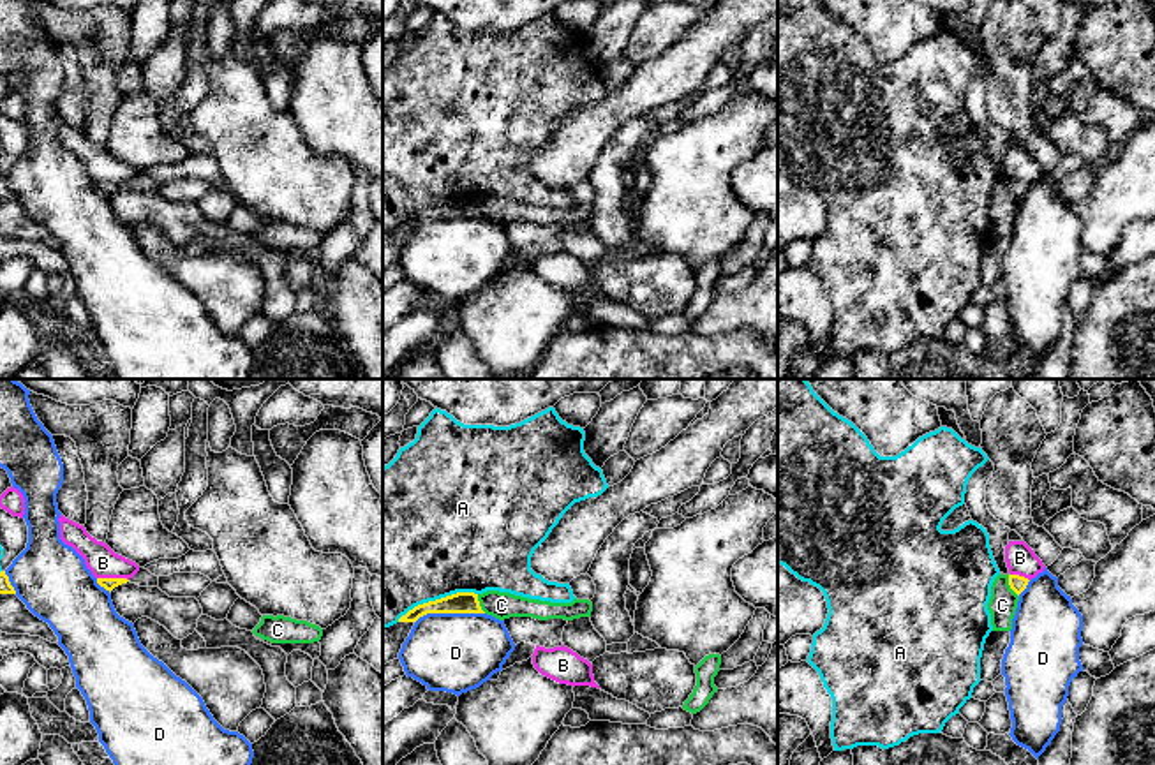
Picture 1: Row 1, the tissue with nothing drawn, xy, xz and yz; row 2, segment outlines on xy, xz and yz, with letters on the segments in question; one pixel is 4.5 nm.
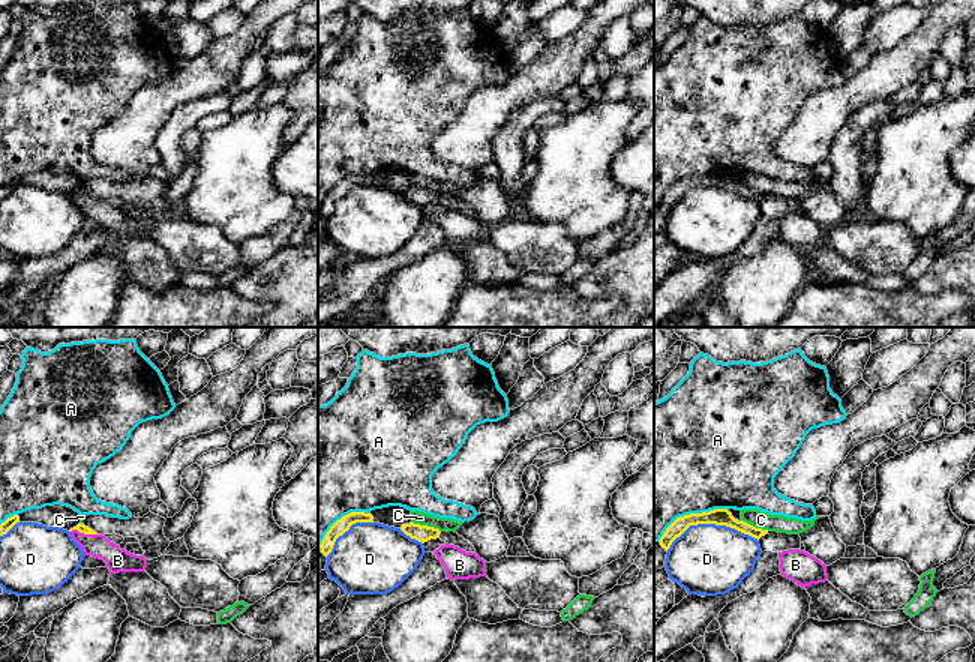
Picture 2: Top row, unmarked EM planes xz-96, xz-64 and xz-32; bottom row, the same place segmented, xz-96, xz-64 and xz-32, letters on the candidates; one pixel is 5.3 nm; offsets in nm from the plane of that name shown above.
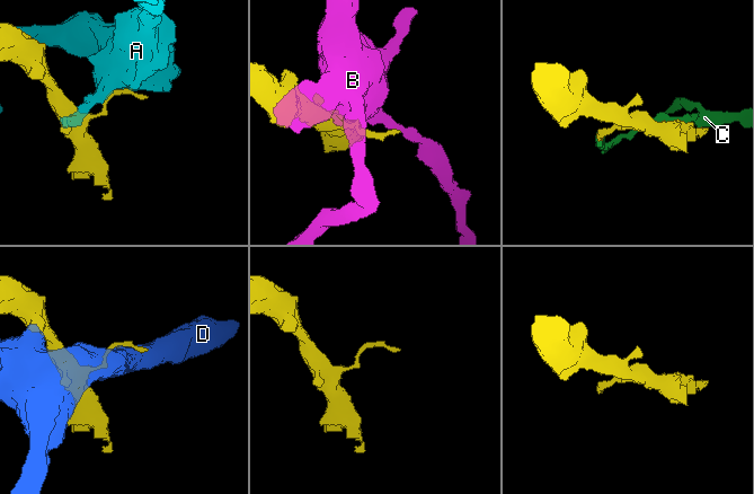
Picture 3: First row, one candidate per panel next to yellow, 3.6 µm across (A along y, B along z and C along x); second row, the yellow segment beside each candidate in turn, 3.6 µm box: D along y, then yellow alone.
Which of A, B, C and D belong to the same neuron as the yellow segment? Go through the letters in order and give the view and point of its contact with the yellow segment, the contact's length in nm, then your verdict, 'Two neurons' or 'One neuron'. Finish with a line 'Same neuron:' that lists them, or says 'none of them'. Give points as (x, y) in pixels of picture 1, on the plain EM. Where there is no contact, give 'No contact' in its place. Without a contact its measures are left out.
A: Touches yellow at xz (436, 205). Shared border 400 nm. Two neurons
B: Touches yellow at xy (113, 184). Shared border 140 nm. Two neurons
C: Touches yellow at yz (1009, 189). Shared border 120 nm. Two neurons
D: Touches yellow at xz (448, 217). Shared border 320 nm. Two neurons
Same neuron: none of them

